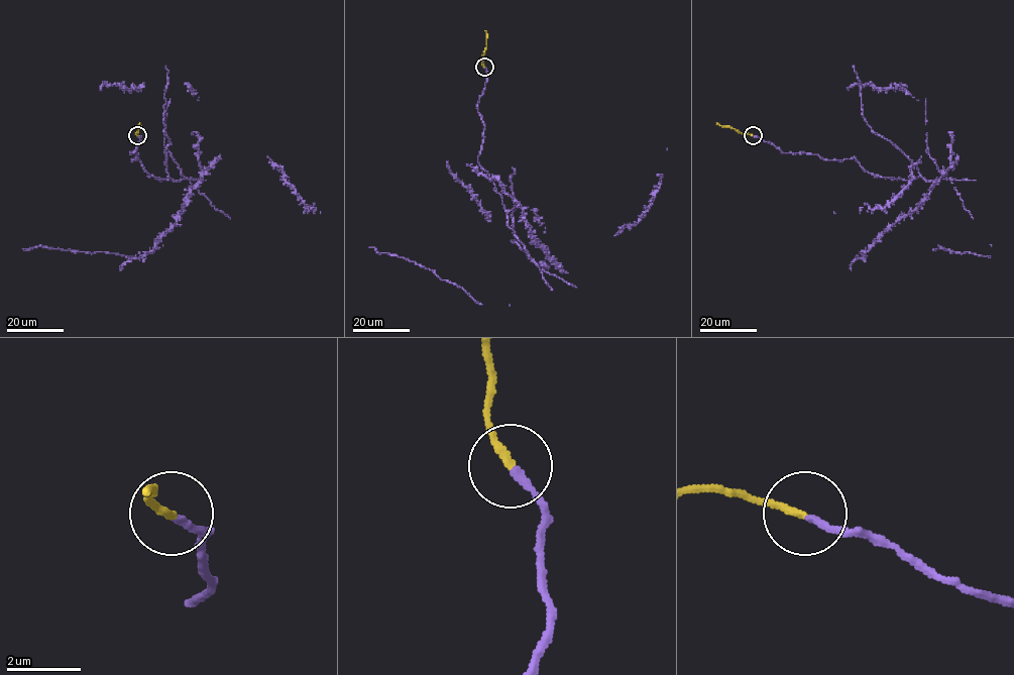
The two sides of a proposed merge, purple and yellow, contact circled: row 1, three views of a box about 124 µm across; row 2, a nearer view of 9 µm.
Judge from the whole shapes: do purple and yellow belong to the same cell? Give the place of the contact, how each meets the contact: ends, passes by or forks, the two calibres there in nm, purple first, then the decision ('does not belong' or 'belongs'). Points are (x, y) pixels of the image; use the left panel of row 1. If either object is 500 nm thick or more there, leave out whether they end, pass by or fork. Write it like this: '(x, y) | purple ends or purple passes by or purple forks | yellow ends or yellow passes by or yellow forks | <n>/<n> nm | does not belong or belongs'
(137, 135) | purple ends | yellow ends | 200/200 nm | belongs

